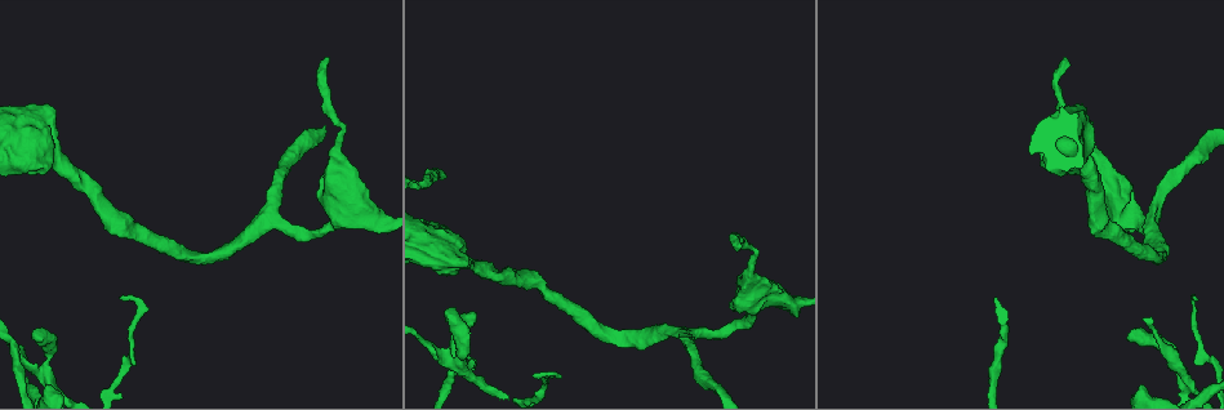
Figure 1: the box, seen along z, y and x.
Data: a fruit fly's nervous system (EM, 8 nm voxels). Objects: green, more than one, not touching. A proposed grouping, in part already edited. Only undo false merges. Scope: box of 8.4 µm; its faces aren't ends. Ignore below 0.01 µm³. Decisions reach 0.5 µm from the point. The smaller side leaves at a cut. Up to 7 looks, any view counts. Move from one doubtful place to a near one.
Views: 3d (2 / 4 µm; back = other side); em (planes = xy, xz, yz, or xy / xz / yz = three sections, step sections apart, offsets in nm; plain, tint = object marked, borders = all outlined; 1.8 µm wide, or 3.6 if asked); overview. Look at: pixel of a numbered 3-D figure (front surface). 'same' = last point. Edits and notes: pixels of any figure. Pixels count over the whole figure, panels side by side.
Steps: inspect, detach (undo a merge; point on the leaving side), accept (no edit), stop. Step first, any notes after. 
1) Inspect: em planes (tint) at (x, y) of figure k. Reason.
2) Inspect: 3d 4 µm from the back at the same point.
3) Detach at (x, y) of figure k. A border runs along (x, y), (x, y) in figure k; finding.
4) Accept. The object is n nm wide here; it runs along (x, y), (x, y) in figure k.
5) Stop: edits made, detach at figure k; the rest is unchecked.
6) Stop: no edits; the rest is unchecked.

Inspect: 3d 4 µm at (27, 130) of figure 1. Sharp bend.

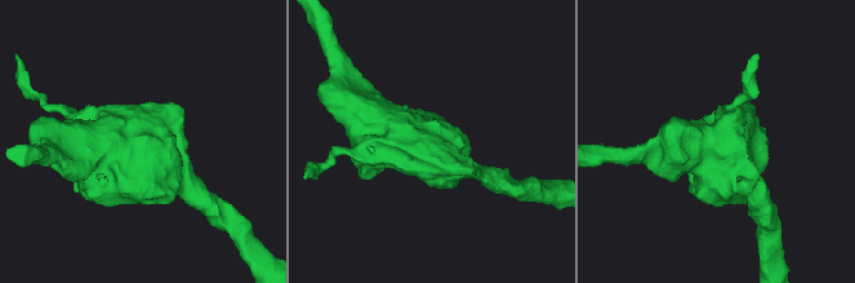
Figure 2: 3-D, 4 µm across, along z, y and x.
Inspect: em planes (tint) at (431, 153) of figure 2. Need the tissue.

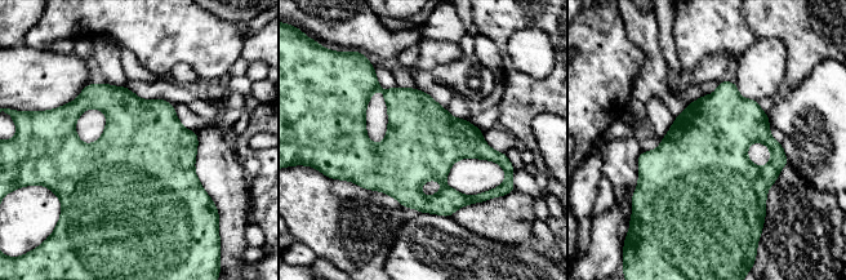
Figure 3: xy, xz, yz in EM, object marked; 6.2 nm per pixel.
Accept. All the same neuron.

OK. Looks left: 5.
Inspect: 3d 4 µm at (346, 206) of figure 1. Thick turns thin.

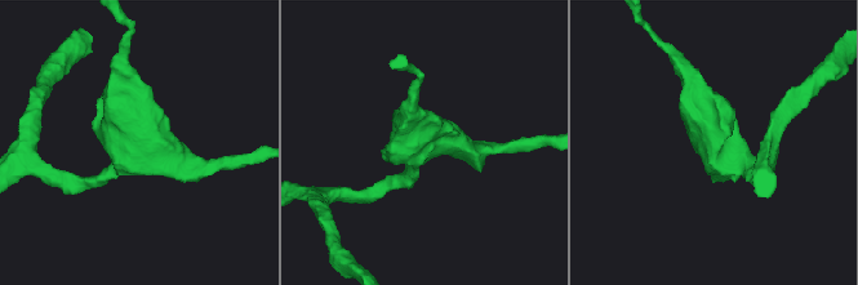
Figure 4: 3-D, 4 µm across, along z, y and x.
Inspect: em xy step 16 (tint) at (132, 147) of figure 4. 3 arms meet here; the arms are 200, 300, 440 nm wide; shape alone is not enough.

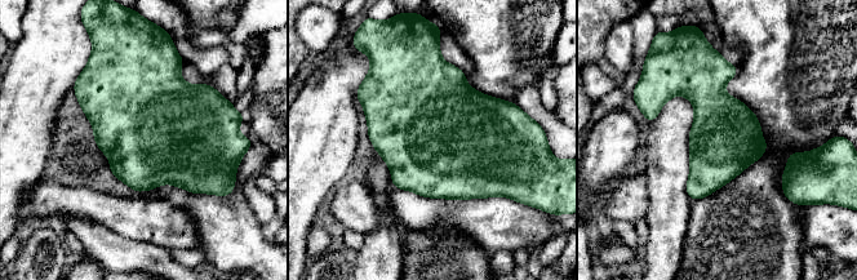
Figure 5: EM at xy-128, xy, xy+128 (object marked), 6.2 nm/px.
Inspect: em planes (borders) at the same point.

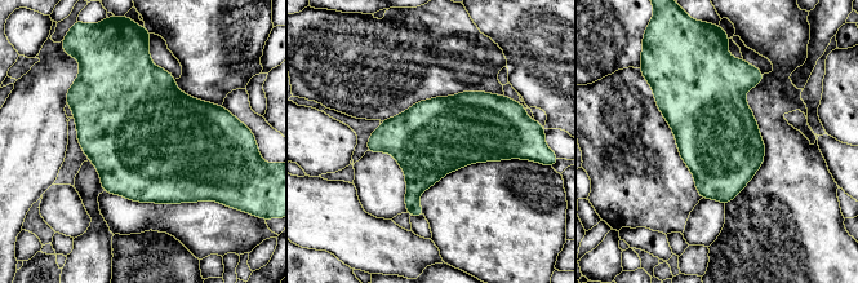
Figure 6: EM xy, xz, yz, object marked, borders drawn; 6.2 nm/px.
Accept. All the same neuron.

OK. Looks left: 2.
Inspect: em planes (tint) at (1149, 227) of figure 1. Arms part here.

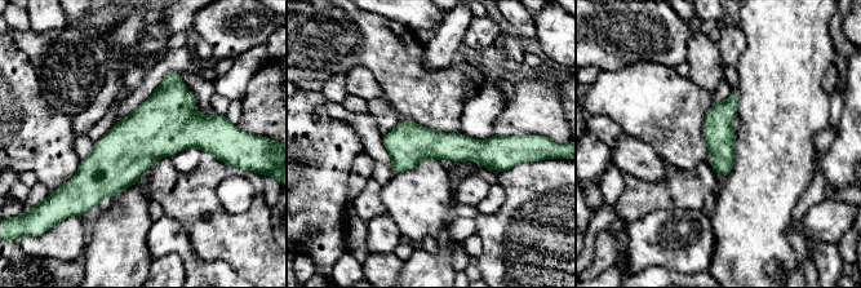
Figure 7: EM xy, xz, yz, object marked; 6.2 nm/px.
Accept. It runs along (386, 138), (474, 150), (509, 150) in figure 7; continuous, no second neuron.

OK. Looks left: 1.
Stop: no edits; the rest is unchecked.

